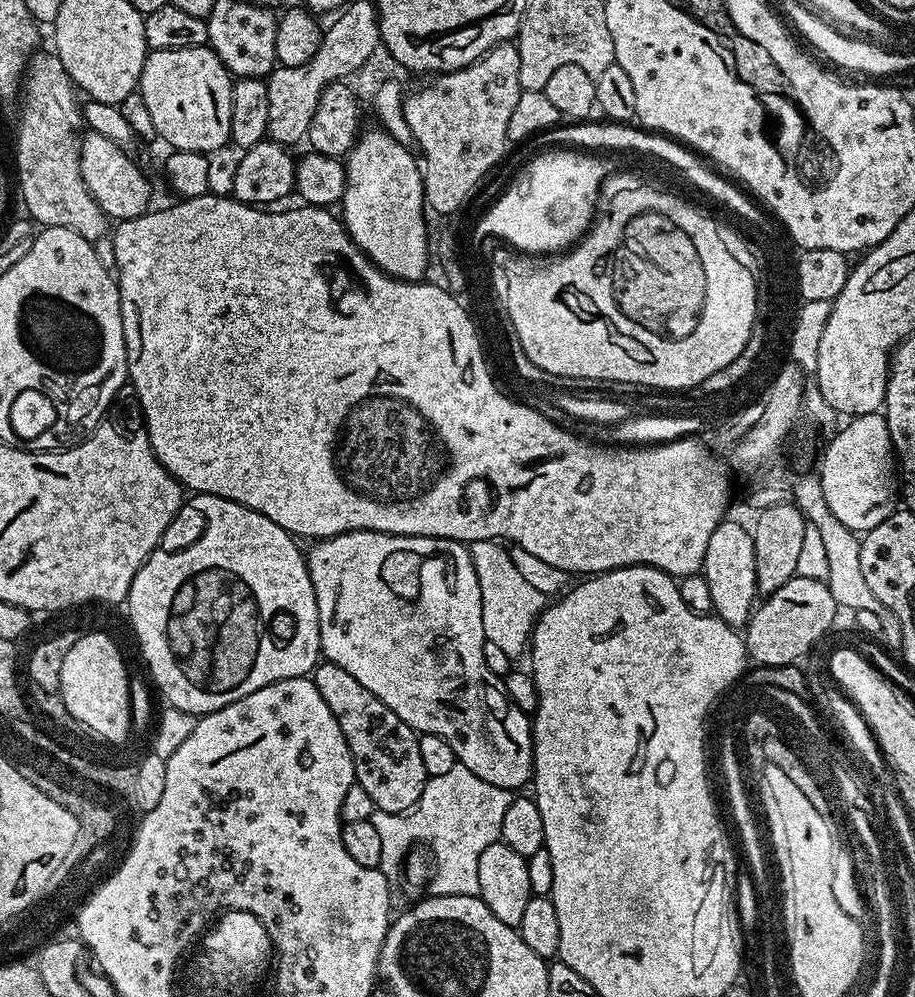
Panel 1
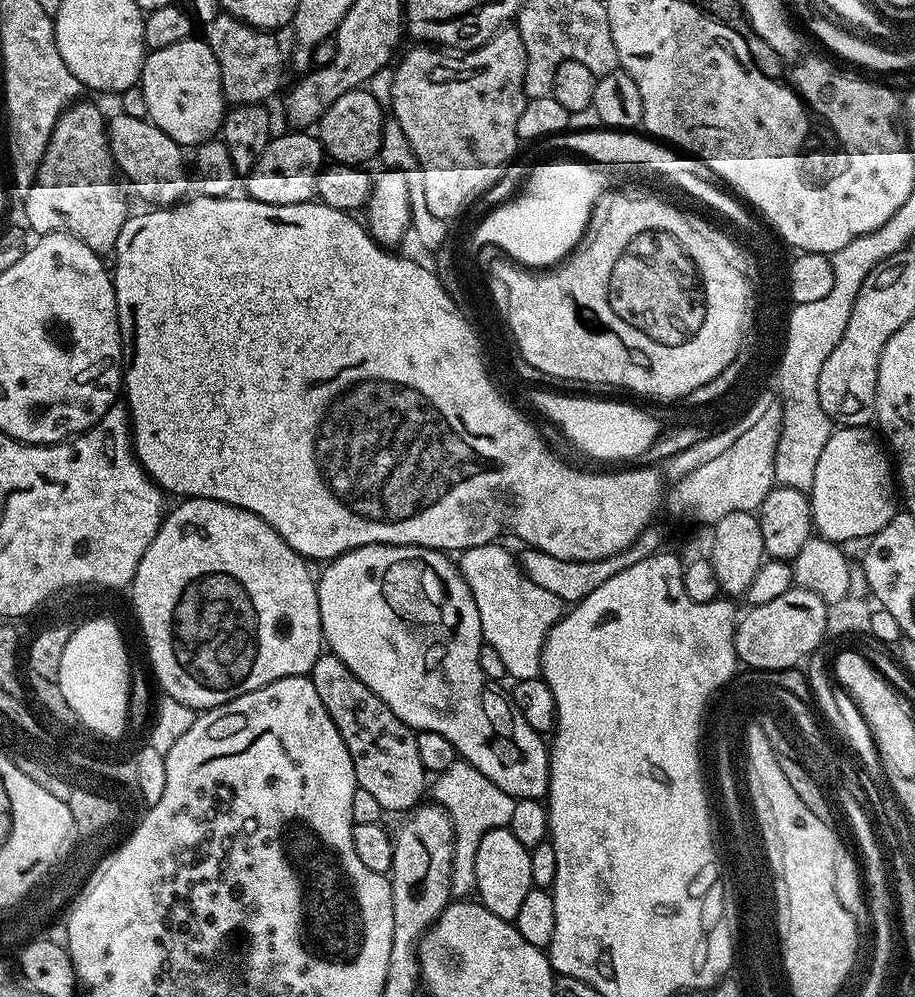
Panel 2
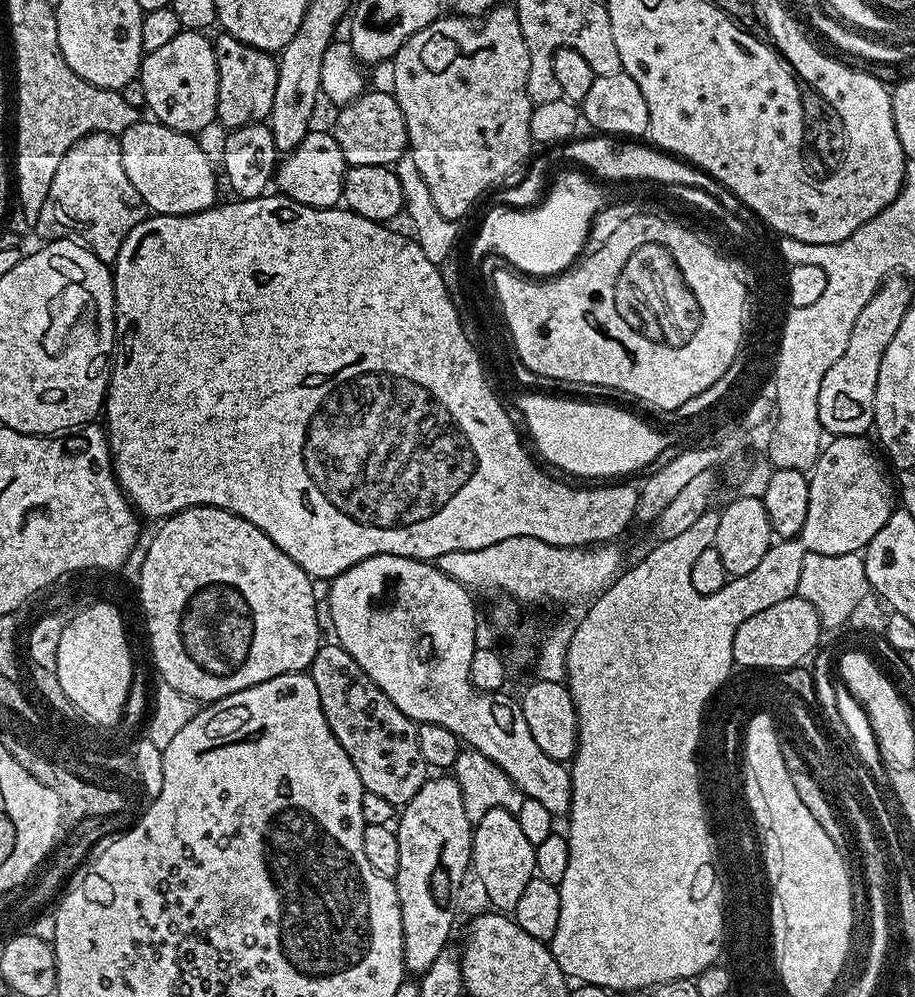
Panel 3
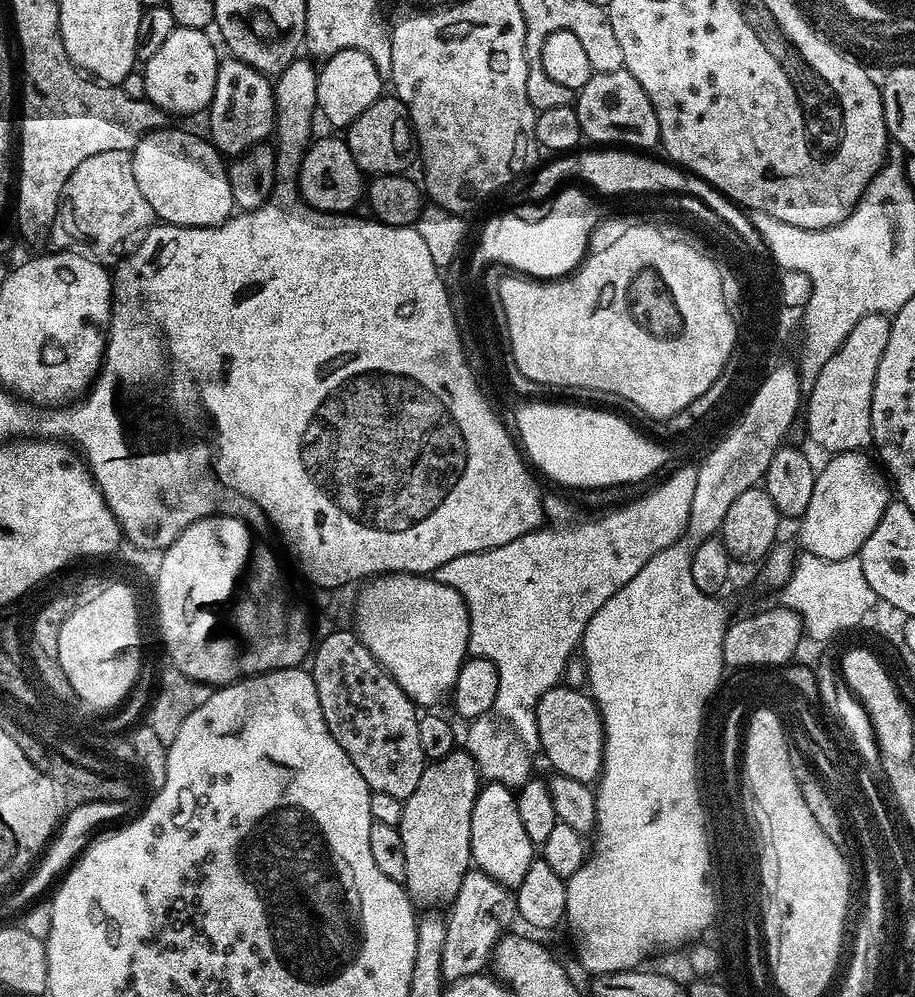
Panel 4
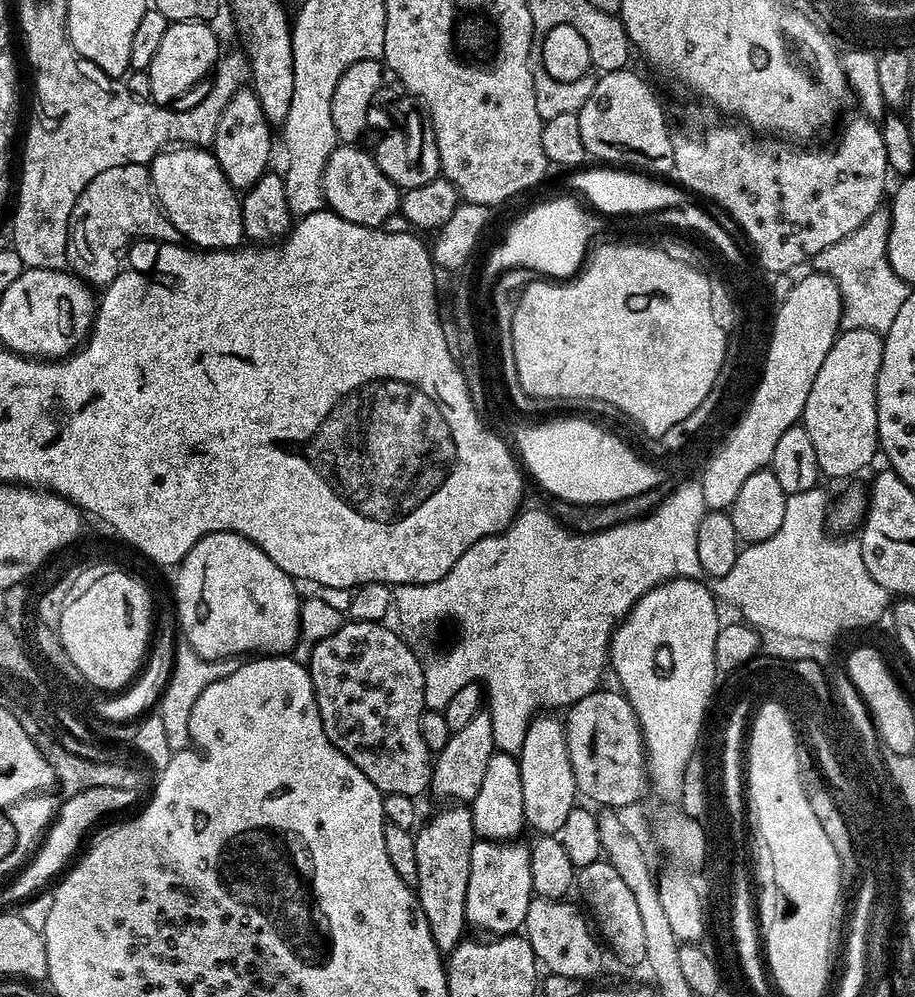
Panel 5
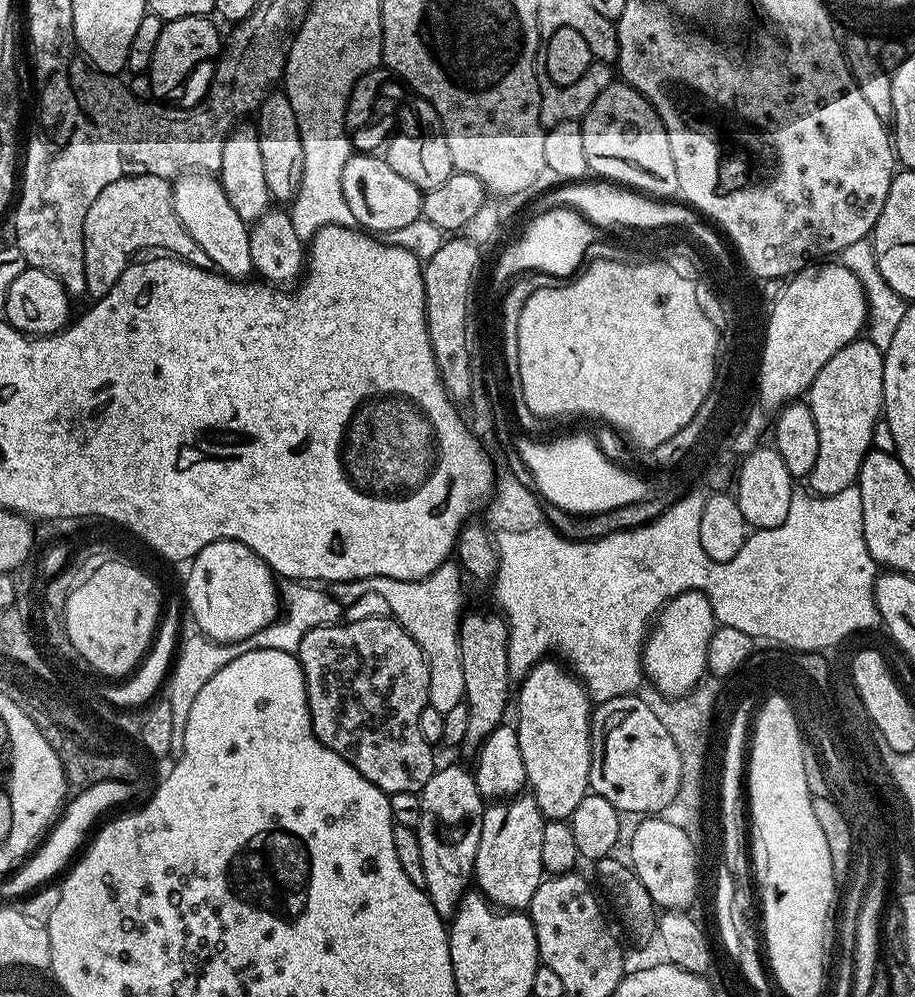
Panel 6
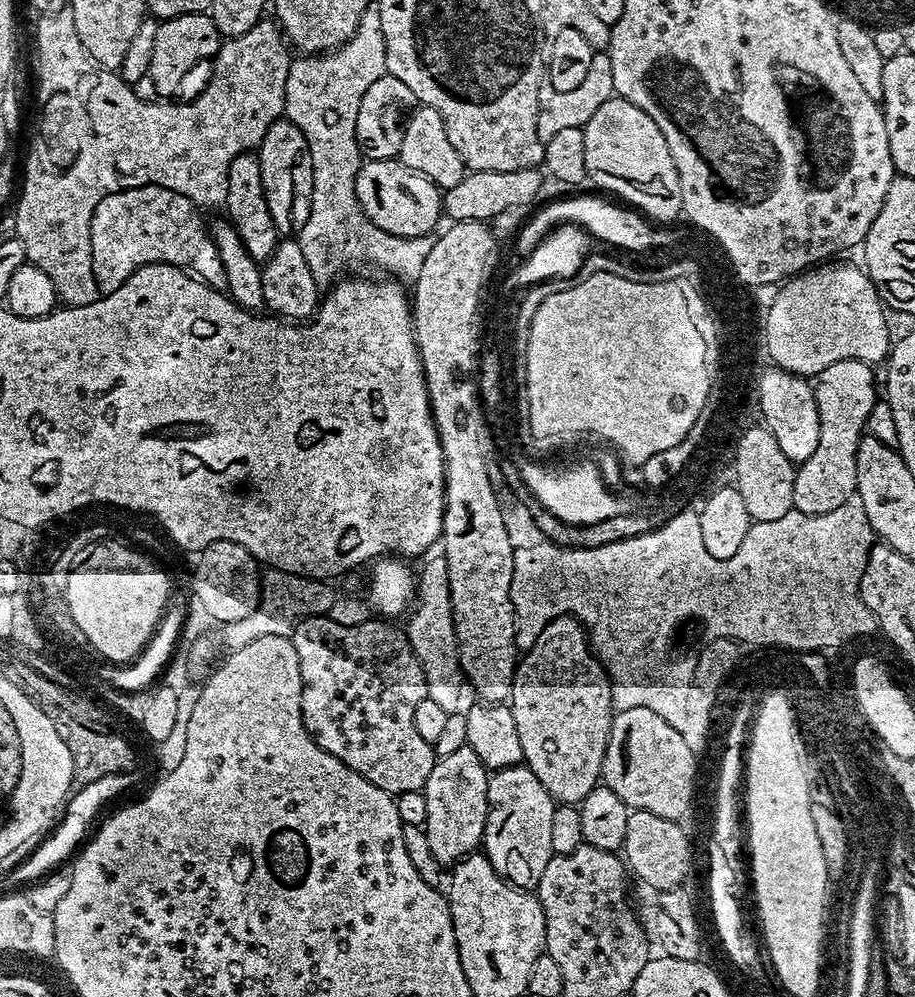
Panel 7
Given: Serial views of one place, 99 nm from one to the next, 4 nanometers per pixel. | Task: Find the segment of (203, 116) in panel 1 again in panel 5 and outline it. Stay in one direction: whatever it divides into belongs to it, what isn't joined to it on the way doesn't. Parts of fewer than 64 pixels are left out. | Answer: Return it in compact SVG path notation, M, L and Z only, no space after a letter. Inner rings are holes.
M199 20L169 23L166 34L158 45L158 54L154 54L154 62L150 62L147 71L150 78L151 103L161 106L171 105L176 102L172 100L186 95L195 84L203 85L209 79L217 60L222 55L222 47L220 48L215 34L208 28L211 27Z

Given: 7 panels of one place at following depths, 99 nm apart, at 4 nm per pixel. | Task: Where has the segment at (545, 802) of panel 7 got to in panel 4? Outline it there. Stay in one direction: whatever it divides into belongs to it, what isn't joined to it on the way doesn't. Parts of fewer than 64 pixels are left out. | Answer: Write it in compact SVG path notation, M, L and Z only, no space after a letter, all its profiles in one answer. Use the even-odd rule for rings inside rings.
M470 870L462 878L462 886L458 886L458 894L447 909L446 919L446 946L442 950L445 981L478 976L489 967L500 937L511 929L508 927L512 923L517 923L516 898L494 878L479 870Z

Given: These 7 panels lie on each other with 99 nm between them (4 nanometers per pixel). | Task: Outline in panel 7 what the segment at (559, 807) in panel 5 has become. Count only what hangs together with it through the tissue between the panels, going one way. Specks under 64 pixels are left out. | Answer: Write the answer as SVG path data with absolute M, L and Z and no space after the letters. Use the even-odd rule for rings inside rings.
M574 616L554 618L538 634L532 648L519 657L516 677L512 687L510 707L514 723L518 725L518 738L522 738L523 763L546 786L552 799L562 804L579 805L601 783L602 762L610 738L612 706L612 682L608 671L600 663L588 643L584 625Z

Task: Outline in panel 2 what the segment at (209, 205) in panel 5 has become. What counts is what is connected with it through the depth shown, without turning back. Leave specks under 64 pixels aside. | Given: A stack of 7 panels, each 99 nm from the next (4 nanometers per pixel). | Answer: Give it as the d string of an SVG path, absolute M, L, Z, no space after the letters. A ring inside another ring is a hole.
M121 111L114 114L107 121L113 163L130 180L137 194L149 205L159 207L169 207L187 197L192 180L183 165L183 147L148 119L133 118Z

